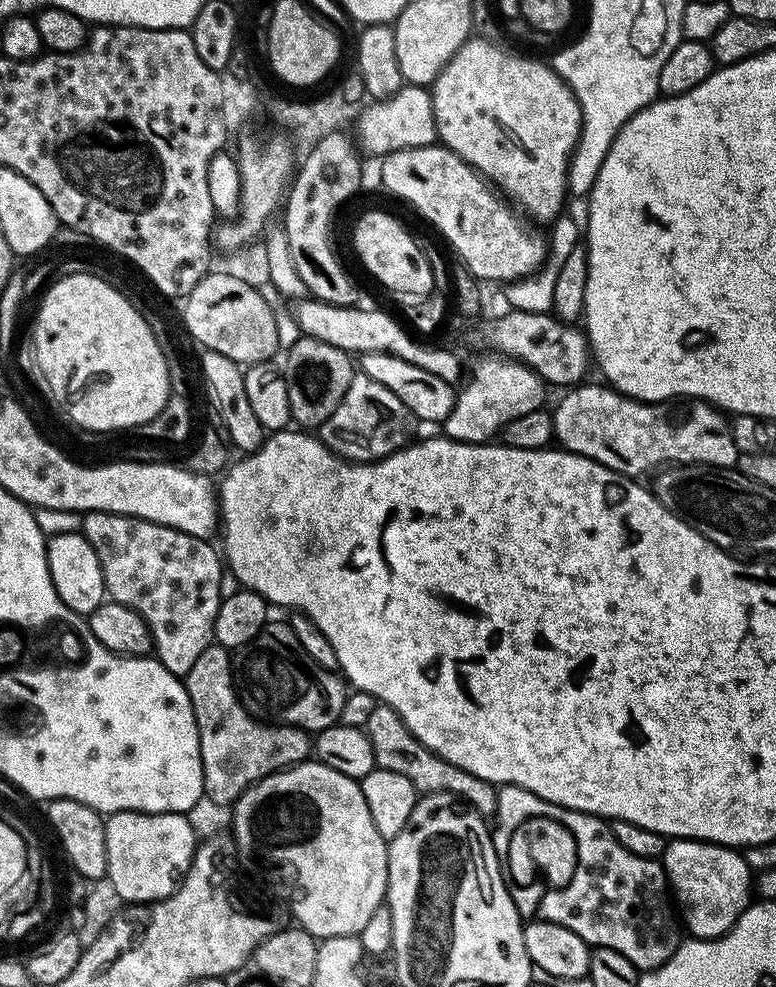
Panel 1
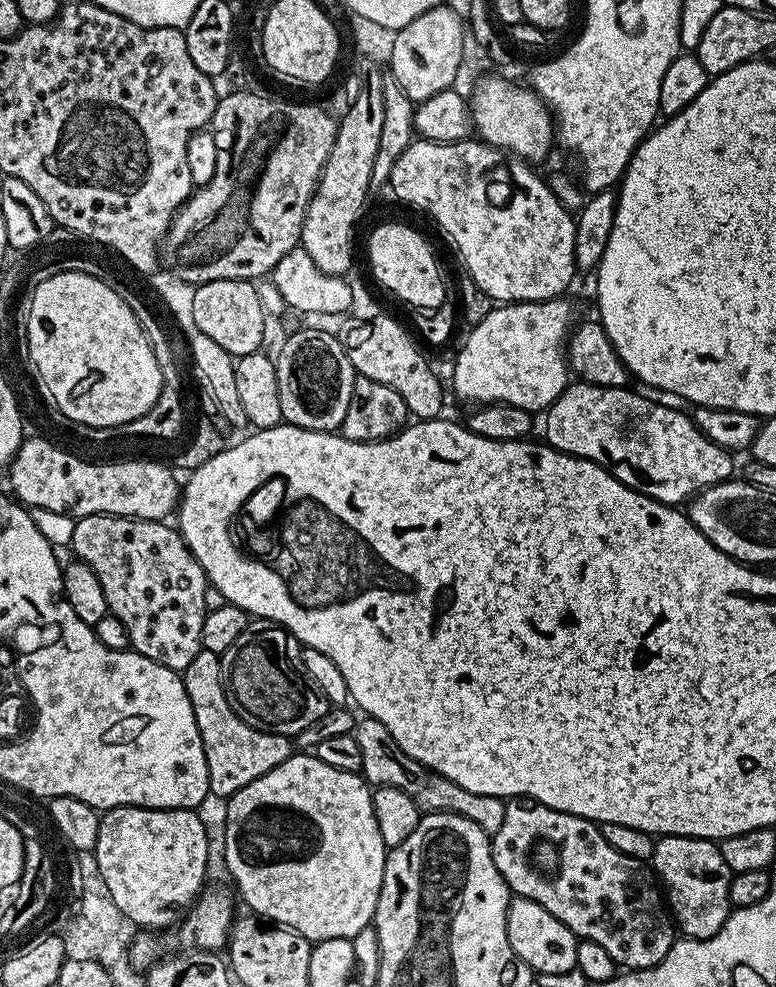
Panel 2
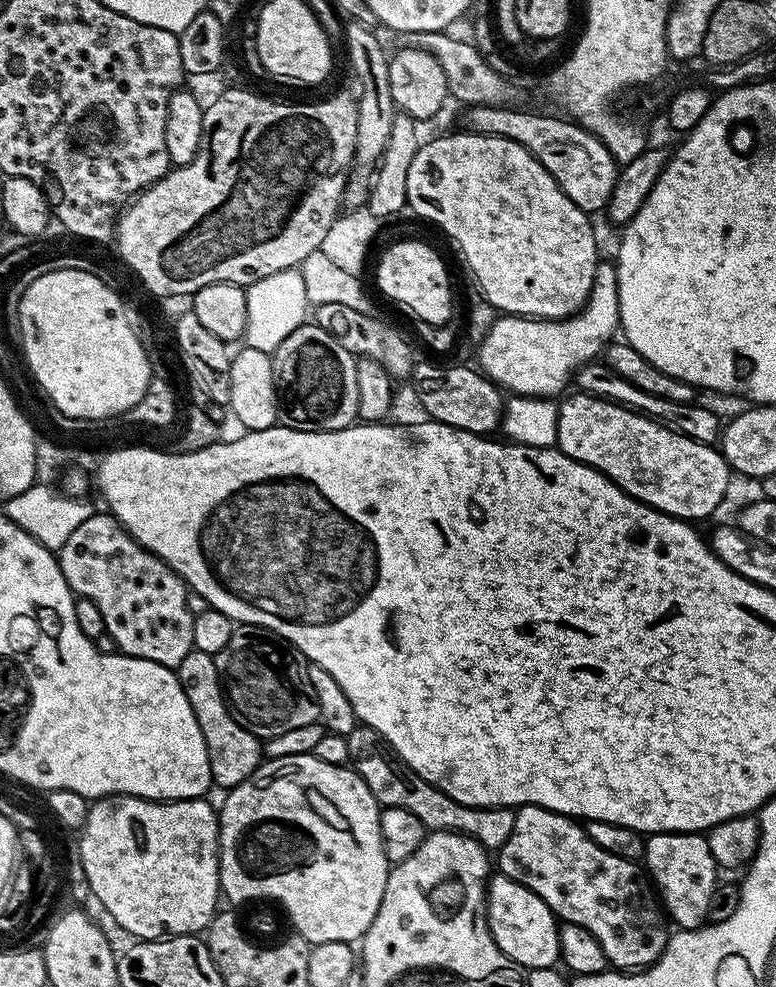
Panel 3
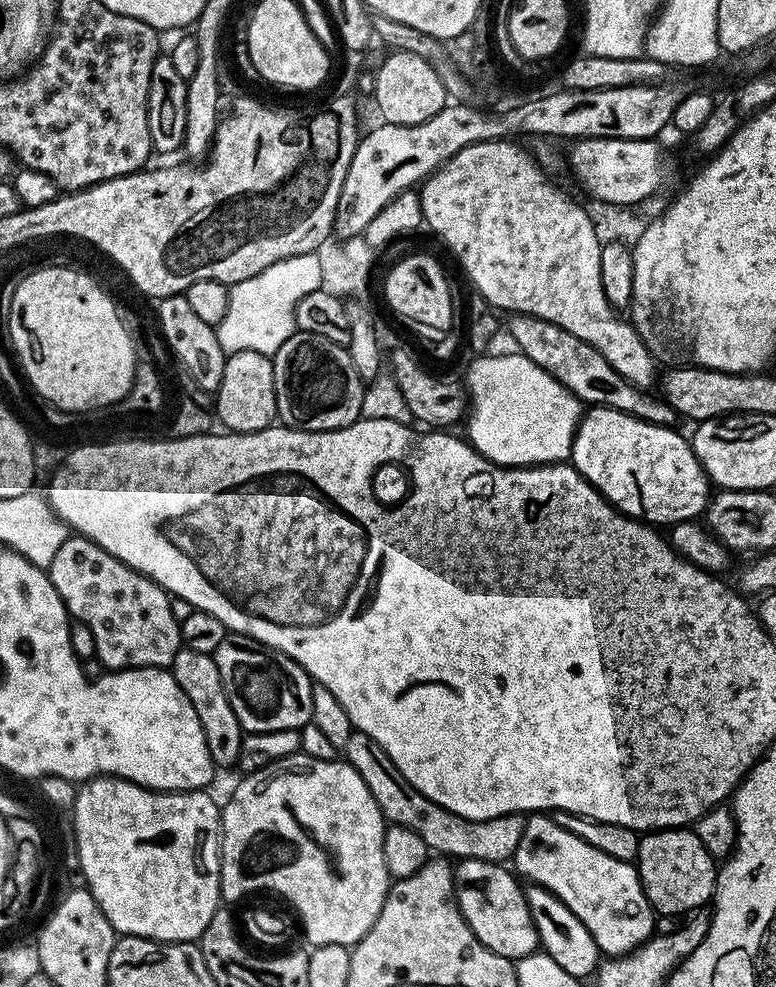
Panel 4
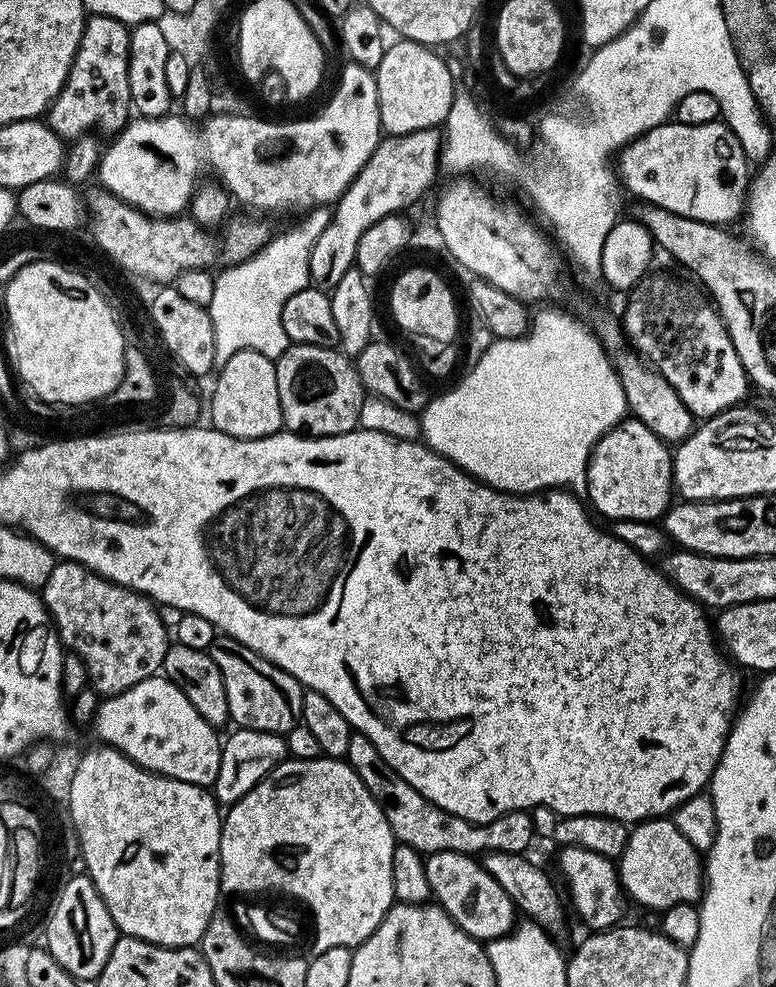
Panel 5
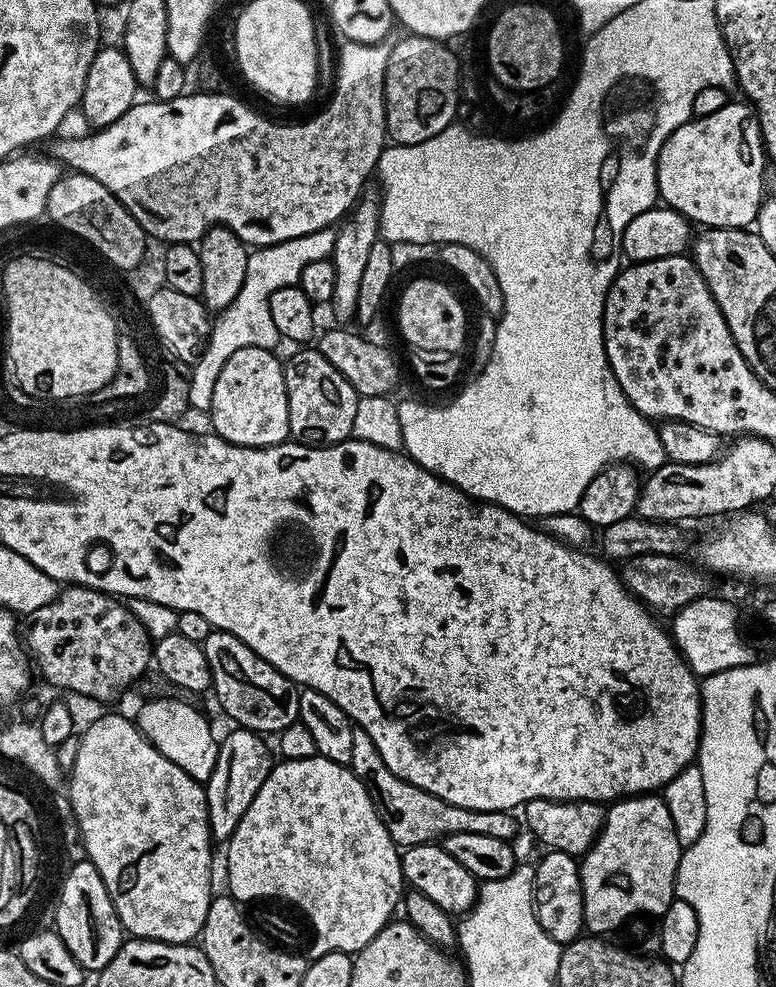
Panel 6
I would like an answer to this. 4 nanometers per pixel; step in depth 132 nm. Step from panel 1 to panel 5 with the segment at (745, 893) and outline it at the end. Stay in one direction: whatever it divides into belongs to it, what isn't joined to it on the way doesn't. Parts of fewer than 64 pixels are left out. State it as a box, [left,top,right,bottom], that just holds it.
[618,818,706,910]

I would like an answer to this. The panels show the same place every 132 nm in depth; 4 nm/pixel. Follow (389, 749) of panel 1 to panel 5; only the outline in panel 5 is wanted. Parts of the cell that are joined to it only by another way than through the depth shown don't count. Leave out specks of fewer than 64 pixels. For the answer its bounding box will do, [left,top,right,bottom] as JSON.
[346,731,536,857]

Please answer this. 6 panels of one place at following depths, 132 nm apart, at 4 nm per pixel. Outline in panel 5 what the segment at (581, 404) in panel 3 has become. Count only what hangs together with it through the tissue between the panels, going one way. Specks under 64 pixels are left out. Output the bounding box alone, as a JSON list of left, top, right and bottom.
[586,420,674,521]

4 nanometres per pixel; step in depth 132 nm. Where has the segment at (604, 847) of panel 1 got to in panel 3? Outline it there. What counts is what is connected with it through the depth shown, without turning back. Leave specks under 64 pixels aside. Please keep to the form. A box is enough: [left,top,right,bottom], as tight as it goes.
[498,804,670,970]

